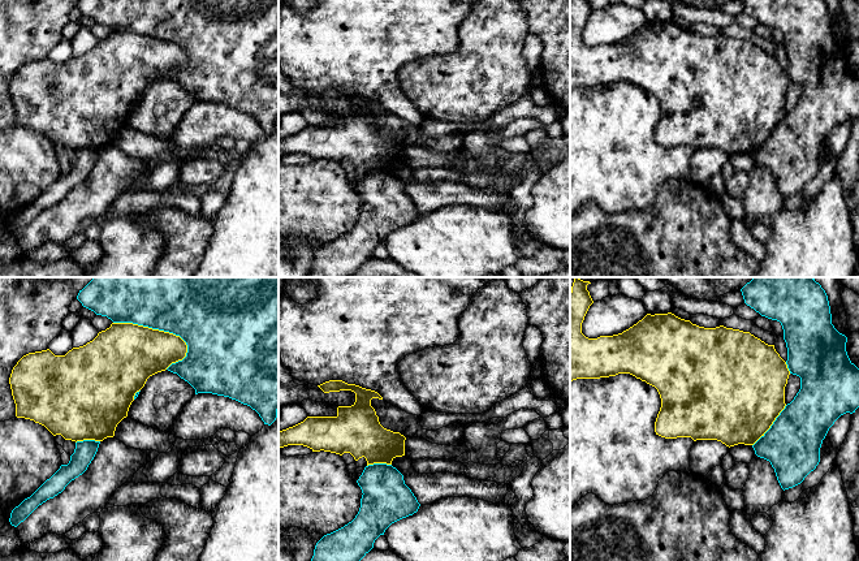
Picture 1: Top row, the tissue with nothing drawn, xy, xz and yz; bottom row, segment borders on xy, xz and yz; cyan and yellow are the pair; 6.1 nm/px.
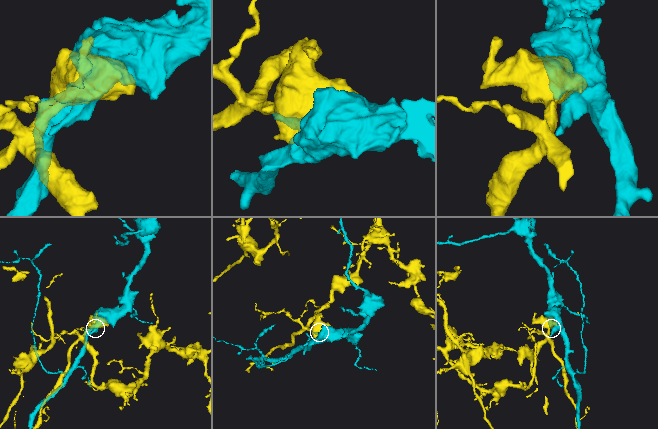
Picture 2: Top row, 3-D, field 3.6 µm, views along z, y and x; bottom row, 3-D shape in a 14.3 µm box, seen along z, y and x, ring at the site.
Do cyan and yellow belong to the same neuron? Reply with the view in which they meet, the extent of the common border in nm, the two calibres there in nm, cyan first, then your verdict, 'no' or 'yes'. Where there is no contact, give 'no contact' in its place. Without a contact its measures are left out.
meets cyan in xy; contact 500 nm long; 500 nm thick on the cyan side, 400 nm on the other; no

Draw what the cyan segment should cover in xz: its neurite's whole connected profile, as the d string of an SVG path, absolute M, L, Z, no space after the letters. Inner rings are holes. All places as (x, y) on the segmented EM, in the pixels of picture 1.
M392 465L366 466L357 483L363 493L358 514L344 527L324 535L316 543L311 561L361 561L392 523L413 515L420 506L411 489L405 484L403 475Z

